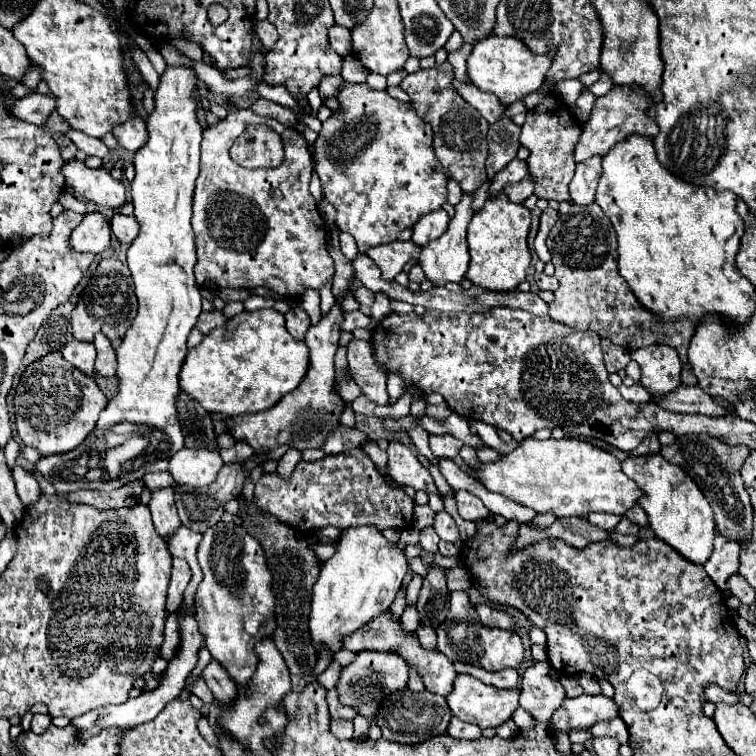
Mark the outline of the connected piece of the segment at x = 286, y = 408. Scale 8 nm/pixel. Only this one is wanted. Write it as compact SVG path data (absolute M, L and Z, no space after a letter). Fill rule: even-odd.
M334 306L328 316L322 316L318 326L312 326L306 332L306 346L308 346L308 372L302 378L300 386L288 392L276 406L266 412L258 414L240 414L234 418L224 420L226 432L236 442L246 442L252 446L254 452L260 450L274 450L278 446L290 446L300 452L306 448L320 448L328 434L332 434L340 426L340 414L344 410L344 400L334 394L334 354L338 348L340 338L340 324L342 324L342 310Z

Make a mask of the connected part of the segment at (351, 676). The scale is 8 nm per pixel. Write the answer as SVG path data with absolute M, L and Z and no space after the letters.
M360 652L360 654L356 654L356 660L342 670L342 676L338 680L336 690L338 690L340 702L344 706L352 706L352 708L356 708L358 714L364 714L364 716L370 718L370 722L372 722L370 736L372 736L372 740L378 740L380 730L374 724L374 714L376 714L382 698L386 698L386 694L392 694L394 690L406 688L406 684L408 684L408 666L398 654L392 654L392 652Z

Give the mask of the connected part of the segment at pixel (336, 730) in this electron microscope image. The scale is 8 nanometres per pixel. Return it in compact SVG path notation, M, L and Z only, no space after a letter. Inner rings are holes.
M330 720L330 732L336 738L354 738L354 724L352 720Z

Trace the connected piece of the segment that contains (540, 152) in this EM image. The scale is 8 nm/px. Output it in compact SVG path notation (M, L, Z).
M546 92L544 100L526 112L526 122L522 124L522 134L520 134L520 144L530 150L526 164L534 180L534 194L538 198L570 202L568 184L576 170L574 142L578 142L580 134L582 134L582 128L578 120L570 114L570 106L556 102L556 96L552 96L552 92Z

